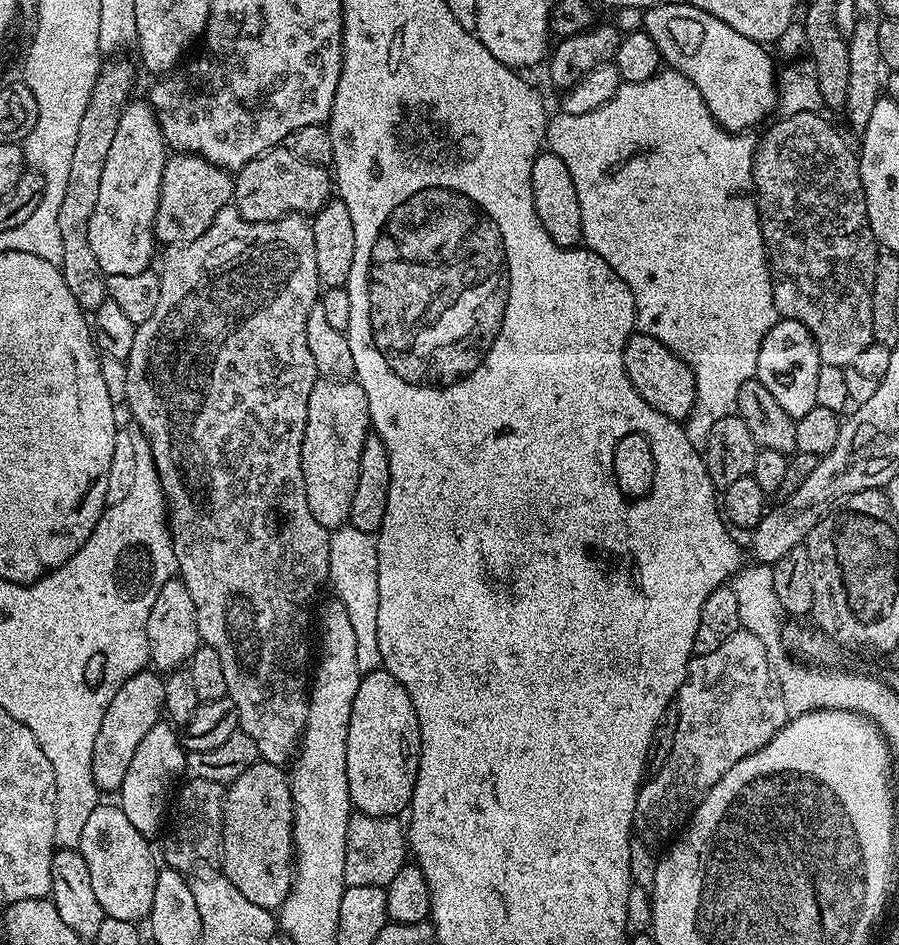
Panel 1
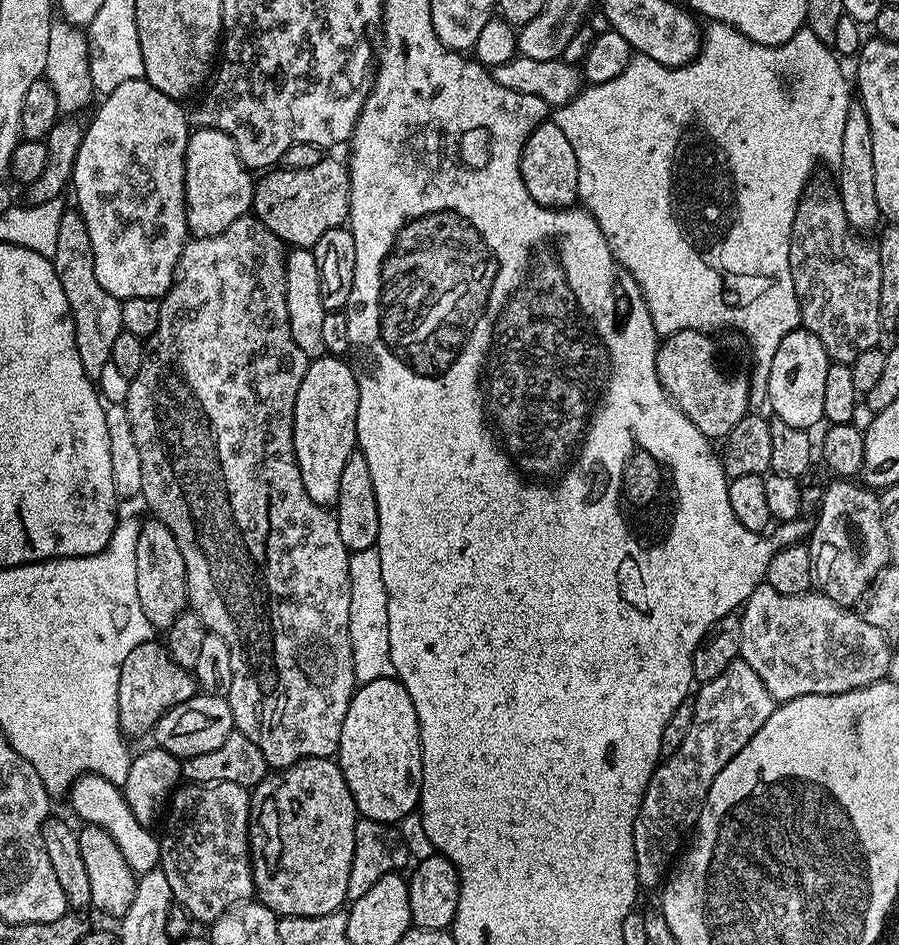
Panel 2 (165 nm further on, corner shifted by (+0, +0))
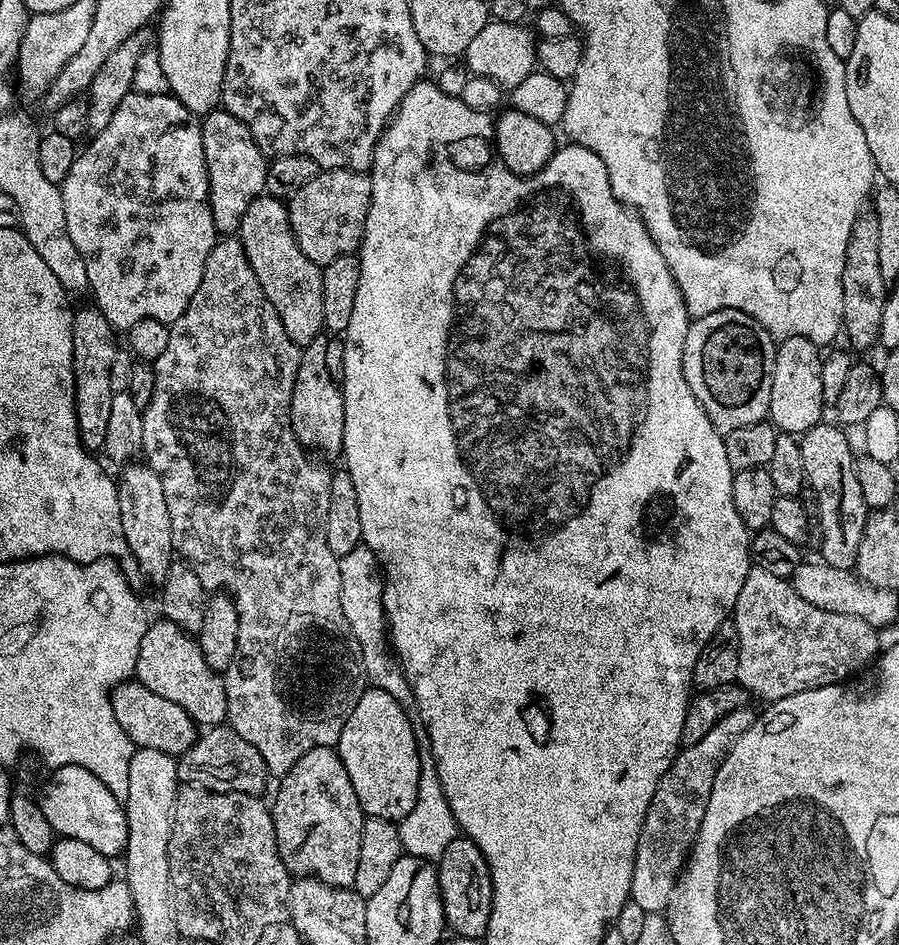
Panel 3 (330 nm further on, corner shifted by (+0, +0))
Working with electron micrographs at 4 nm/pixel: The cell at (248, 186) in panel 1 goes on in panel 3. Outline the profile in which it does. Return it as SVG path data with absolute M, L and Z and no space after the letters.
M330 168L310 178L310 182L286 202L288 221L302 254L321 266L334 262L334 258L353 255L364 241L371 201L371 175L351 172L348 168Z

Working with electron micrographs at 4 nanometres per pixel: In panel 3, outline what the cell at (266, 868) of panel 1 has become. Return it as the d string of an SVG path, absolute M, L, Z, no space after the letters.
M330 747L315 748L310 750L310 754L302 754L302 758L298 758L298 762L294 762L292 769L286 775L279 777L278 784L280 784L280 789L276 792L276 801L271 801L270 807L272 809L272 821L274 822L274 834L278 842L278 854L289 873L296 878L312 876L314 879L326 882L335 888L352 888L358 874L358 853L362 851L362 826L366 817L358 802L358 794L354 794L354 785L350 783L350 774L346 774L346 766L342 762L339 752L336 751L335 747Z

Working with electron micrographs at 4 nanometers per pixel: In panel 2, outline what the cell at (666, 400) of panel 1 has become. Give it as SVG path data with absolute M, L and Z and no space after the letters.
M687 328L663 337L656 350L658 378L668 391L668 397L713 442L728 436L730 430L734 430L734 426L738 426L738 422L750 412L749 365L740 361L734 345L716 339L720 338Z

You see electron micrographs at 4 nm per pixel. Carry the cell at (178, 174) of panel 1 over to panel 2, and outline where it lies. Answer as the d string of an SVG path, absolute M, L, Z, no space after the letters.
M193 127L186 146L186 222L195 239L214 238L252 212L253 173L242 162L234 138L217 128Z

